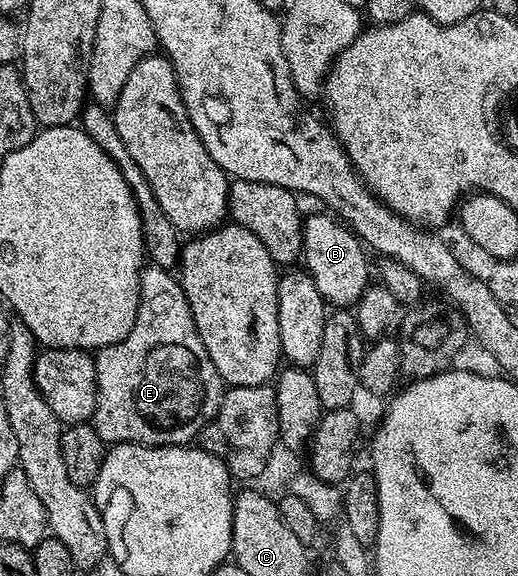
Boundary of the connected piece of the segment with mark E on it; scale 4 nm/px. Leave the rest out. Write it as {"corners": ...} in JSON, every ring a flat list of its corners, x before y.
{"corners":[[146,265,142,268,142,297,138,301,138,312,136,313,136,322,132,325,132,329,128,333,128,337,124,337,118,343,113,343,107,347,101,348,97,352,94,360,94,368,96,369,96,381,98,382,98,404,94,410,94,418,92,425,96,429,96,433,107,445,116,443,144,443,155,447,168,447,171,445,186,445,191,441,199,438,200,432,211,417,218,411,218,406,222,403,224,394,224,384,222,379,216,373,216,365,212,365,212,361,208,357,208,349,204,349,204,341,200,341,200,333,196,329,196,321,192,317,192,309,186,300,186,294,182,288,181,282,177,278,174,279,169,270,164,267,155,267]]}

